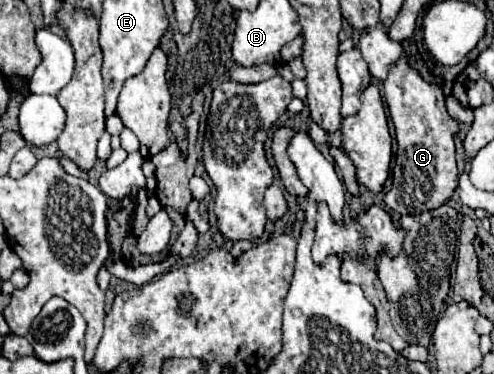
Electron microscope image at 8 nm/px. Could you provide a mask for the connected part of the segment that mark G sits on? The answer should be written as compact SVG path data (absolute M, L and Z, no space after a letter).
M400 59L394 69L390 69L388 79L384 81L384 95L388 103L390 117L396 129L396 167L392 189L384 195L384 203L400 213L414 215L436 209L444 205L456 185L458 185L458 169L456 169L456 147L454 135L458 133L458 121L454 121L446 113L446 103L442 89L438 85L426 83L408 63Z

